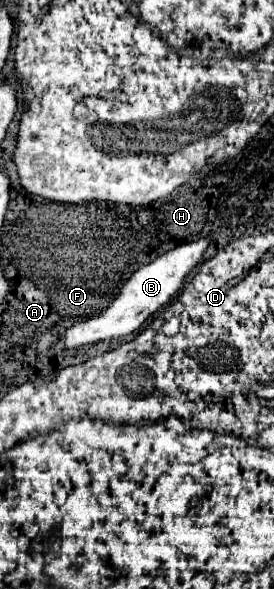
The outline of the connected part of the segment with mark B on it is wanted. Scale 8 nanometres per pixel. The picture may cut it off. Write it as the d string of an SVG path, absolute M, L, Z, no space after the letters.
M198 239L198 241L190 241L184 245L178 245L176 249L160 255L158 259L154 259L152 263L140 267L120 289L120 293L116 295L116 299L100 313L94 315L86 321L74 323L66 335L64 335L64 343L68 349L76 349L80 345L88 345L94 341L104 341L104 339L116 339L116 337L126 337L132 335L136 329L140 329L140 325L152 317L158 309L162 309L164 305L170 303L170 299L174 299L174 295L182 289L186 277L194 271L196 265L200 265L206 257L206 251L210 249L212 239Z

